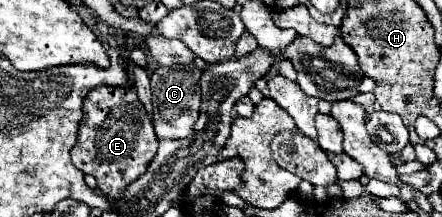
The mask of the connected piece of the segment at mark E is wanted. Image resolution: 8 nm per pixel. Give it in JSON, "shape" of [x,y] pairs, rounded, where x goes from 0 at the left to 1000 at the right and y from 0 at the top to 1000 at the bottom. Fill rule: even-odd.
{"shape":[[[233,396],[197,433],[188,461],[188,562],[179,581],[179,636],[161,691],[161,737],[183,793],[215,811],[233,903],[269,922],[283,866],[328,802],[351,700],[355,627],[305,415]]]}

